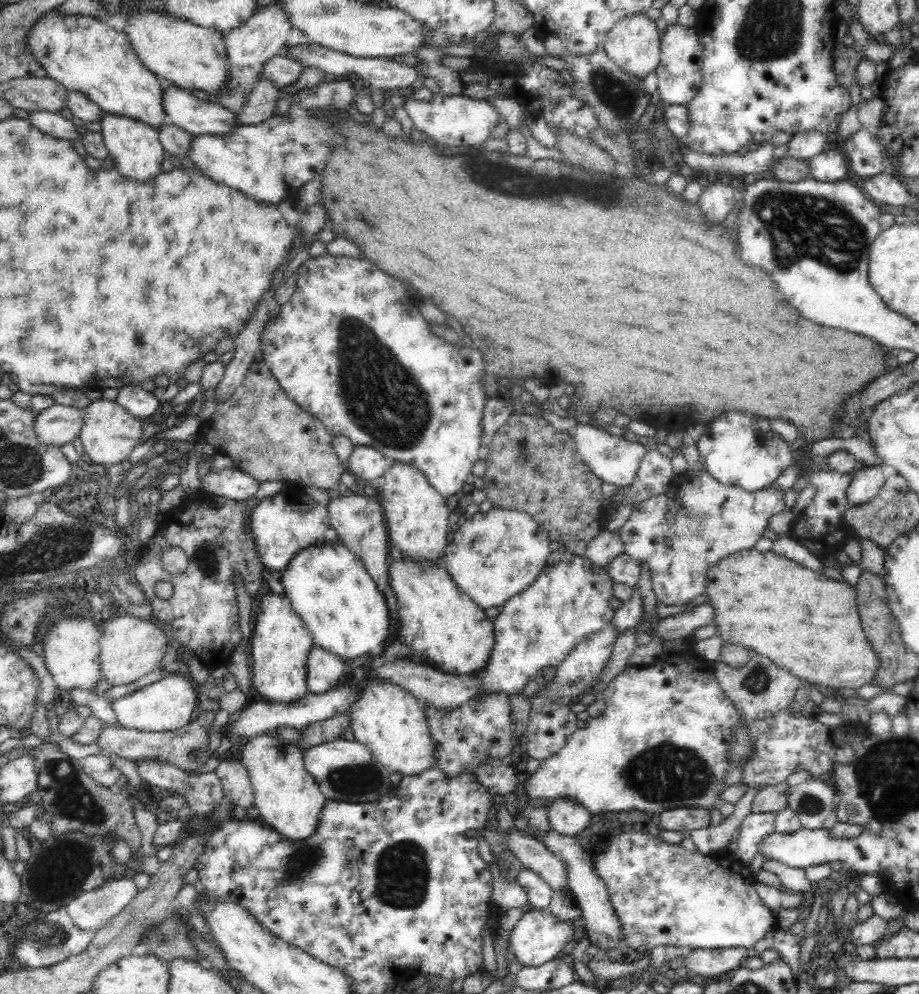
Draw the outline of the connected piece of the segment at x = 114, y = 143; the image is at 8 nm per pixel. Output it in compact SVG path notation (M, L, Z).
M104 112L100 114L98 121L104 147L114 164L113 169L139 183L148 181L158 174L161 169L163 148L158 140L157 129L140 120Z

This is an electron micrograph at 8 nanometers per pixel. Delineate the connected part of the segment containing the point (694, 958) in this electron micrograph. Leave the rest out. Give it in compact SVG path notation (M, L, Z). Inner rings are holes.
M744 947L712 950L696 949L686 954L683 966L690 975L712 978L744 966L750 953Z

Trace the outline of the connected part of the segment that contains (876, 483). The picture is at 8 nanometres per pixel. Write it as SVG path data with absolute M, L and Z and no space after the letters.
M877 463L863 469L856 469L854 478L847 490L848 500L854 505L861 505L872 500L882 490L886 480L884 469Z

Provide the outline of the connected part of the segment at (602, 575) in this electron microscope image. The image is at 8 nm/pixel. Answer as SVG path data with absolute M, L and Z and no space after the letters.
M566 550L557 563L547 564L542 568L538 578L528 588L524 588L520 594L515 594L499 607L498 615L492 620L494 645L487 661L488 665L476 675L445 674L430 666L419 666L411 660L388 662L372 672L376 679L384 679L402 687L422 705L436 706L442 713L450 713L479 695L504 693L510 696L522 693L529 681L544 681L589 634L597 633L611 624L615 613L610 605L611 598L615 596L614 583L606 566L596 566L585 555L577 555Z

